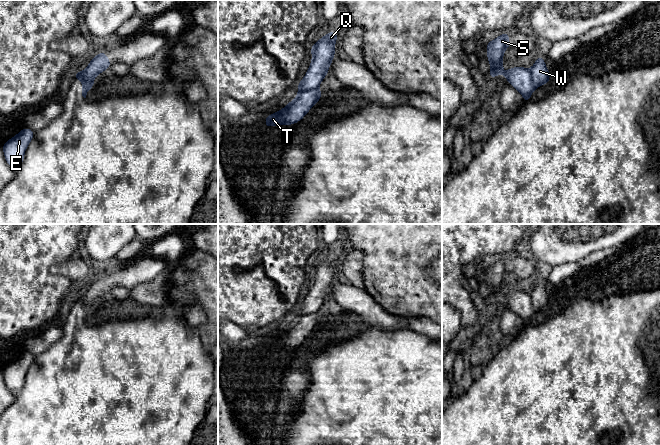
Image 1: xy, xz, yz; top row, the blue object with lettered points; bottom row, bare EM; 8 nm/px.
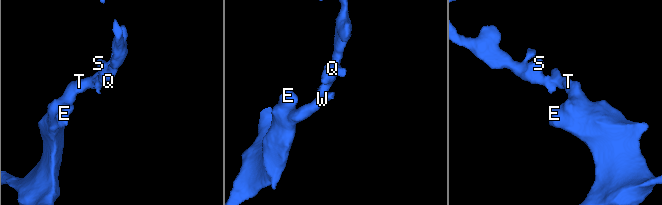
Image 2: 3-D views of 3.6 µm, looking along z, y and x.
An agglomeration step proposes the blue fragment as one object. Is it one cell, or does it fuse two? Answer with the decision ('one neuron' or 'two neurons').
two neurons

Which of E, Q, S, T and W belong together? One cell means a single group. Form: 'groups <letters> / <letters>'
groups E T W / Q S

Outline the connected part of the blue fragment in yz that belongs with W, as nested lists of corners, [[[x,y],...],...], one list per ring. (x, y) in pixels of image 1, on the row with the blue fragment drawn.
[[[538,55],[534,65],[530,68],[530,74],[535,88],[541,87],[550,81],[550,72],[548,71],[545,60]]]

